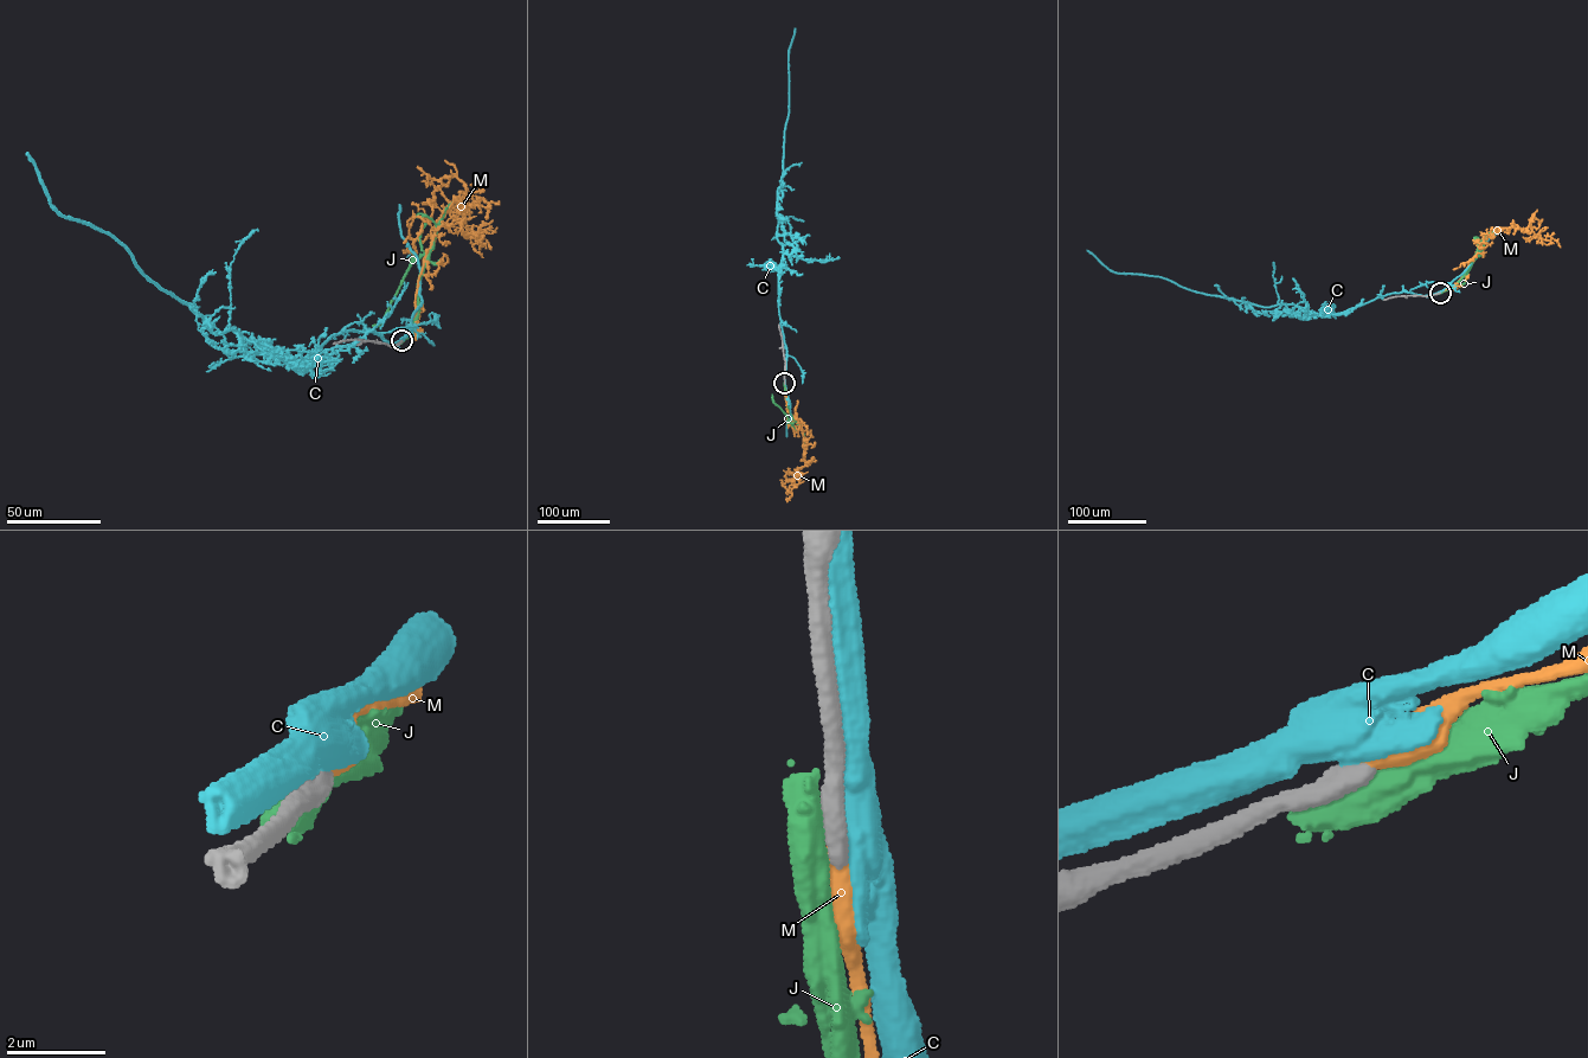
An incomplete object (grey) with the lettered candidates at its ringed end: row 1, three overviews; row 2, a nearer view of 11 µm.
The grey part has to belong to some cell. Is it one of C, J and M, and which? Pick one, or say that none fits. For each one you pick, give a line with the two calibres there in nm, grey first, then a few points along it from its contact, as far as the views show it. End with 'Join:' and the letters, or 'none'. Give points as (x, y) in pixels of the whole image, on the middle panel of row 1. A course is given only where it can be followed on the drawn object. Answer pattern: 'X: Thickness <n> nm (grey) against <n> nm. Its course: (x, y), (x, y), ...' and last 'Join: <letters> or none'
M: Thickness 480 nm (grey) against 300 nm. Its course: (784, 383), (788, 408), (803, 435), (805, 465), (797, 468), (788, 501)
Join: M

